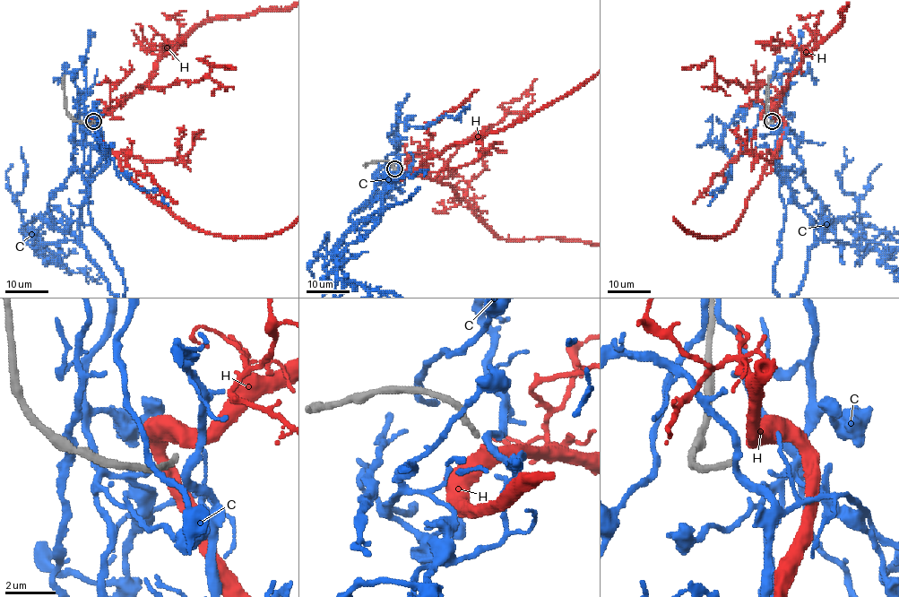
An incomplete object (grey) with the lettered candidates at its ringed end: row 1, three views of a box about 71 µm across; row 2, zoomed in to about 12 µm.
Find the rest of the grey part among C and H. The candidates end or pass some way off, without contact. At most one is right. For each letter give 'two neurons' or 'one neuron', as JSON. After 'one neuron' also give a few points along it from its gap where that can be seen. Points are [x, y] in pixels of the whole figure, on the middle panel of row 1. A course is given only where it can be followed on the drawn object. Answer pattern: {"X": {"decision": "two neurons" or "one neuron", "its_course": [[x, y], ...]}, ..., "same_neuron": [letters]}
{"C": {"decision": "two neurons"}, "H": {"decision": "one neuron"}, "same_neuron": ["H"]}

